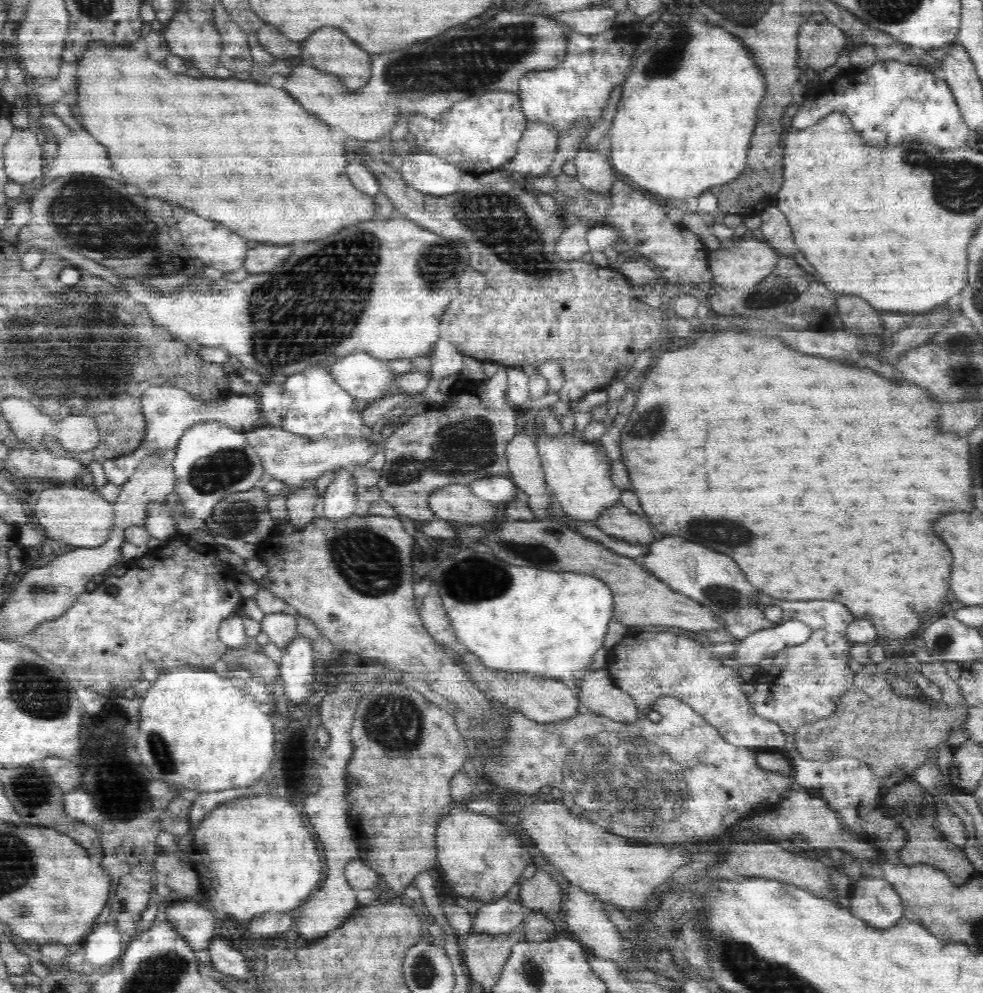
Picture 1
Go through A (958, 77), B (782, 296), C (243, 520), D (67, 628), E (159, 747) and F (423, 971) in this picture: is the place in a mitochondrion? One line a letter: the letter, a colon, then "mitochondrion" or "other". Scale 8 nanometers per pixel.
A: other
B: mitochondrion
C: mitochondrion
D: other
E: mitochondrion
F: mitochondrion

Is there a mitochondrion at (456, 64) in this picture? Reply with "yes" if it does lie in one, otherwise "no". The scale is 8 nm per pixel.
yes

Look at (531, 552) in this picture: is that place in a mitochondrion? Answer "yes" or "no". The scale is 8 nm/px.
yes

